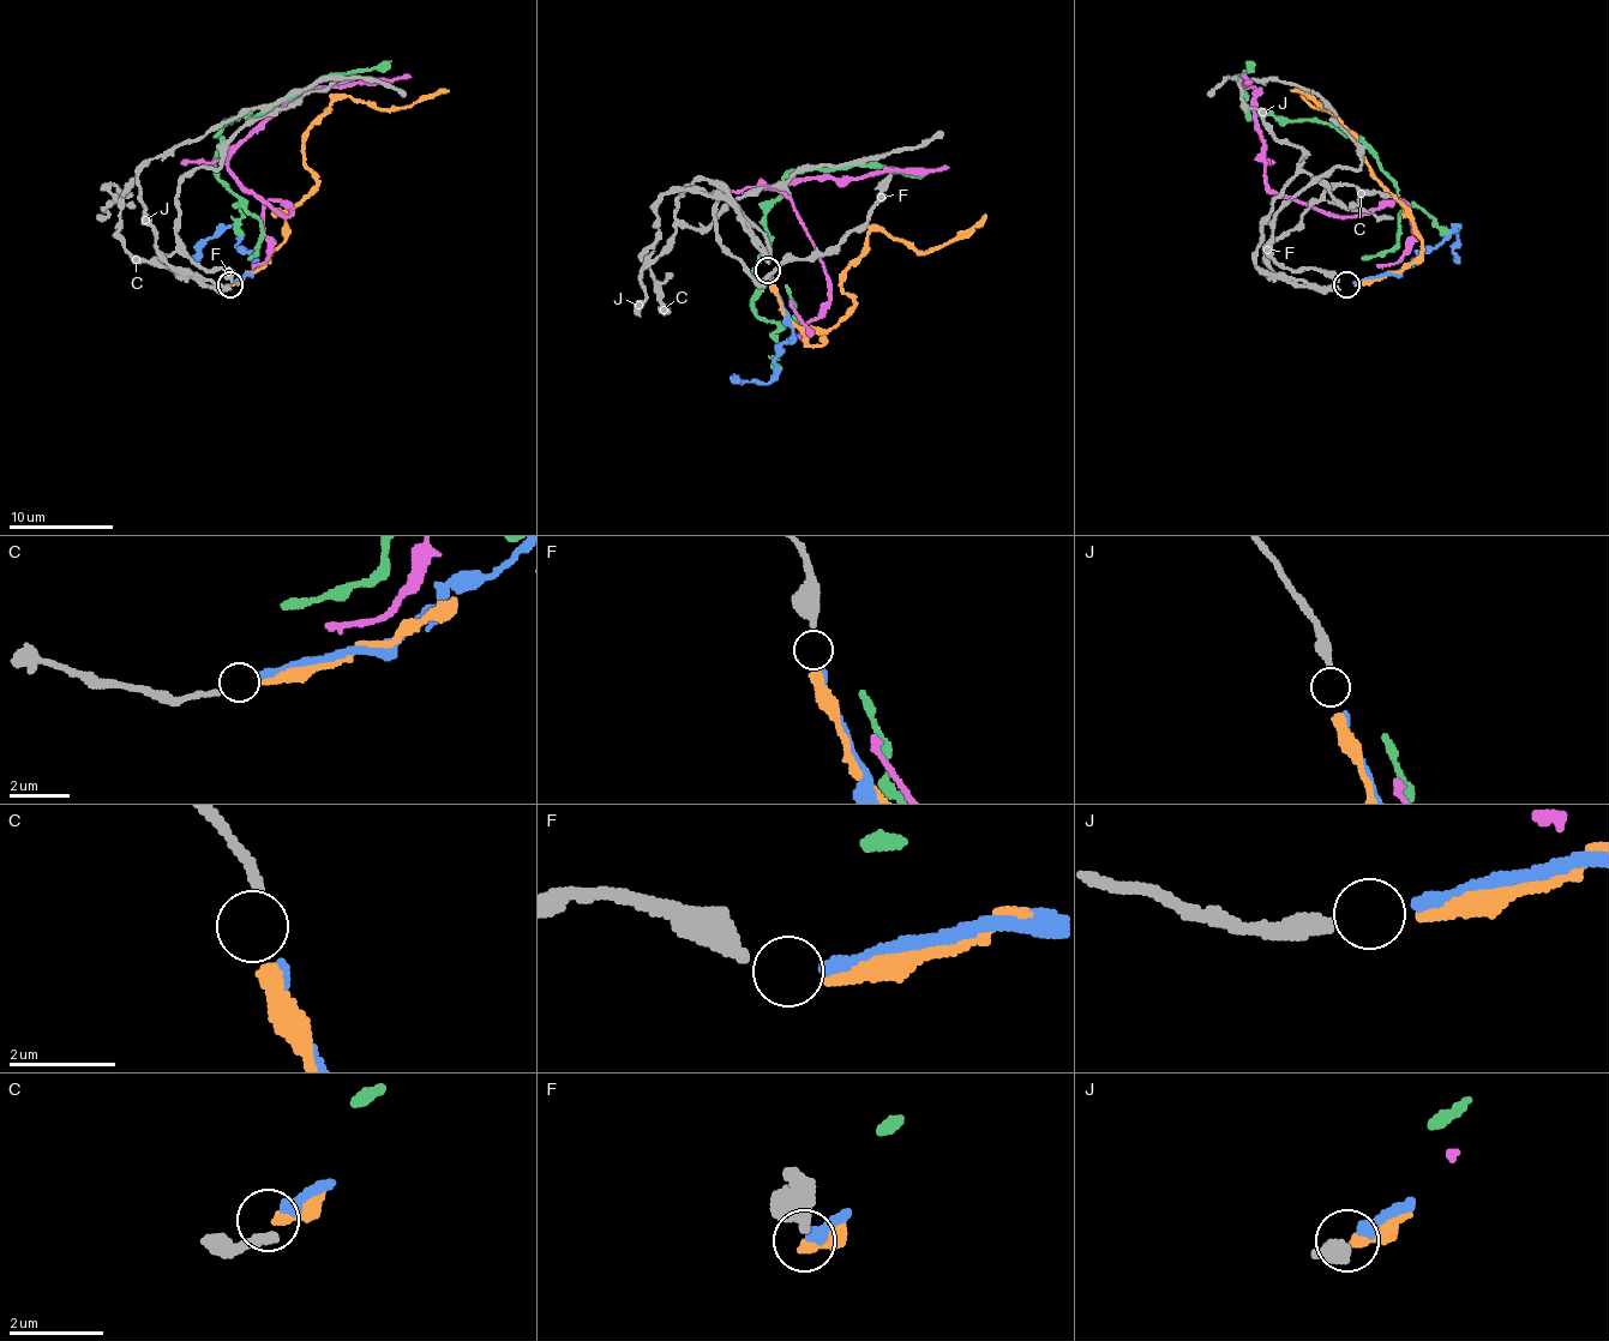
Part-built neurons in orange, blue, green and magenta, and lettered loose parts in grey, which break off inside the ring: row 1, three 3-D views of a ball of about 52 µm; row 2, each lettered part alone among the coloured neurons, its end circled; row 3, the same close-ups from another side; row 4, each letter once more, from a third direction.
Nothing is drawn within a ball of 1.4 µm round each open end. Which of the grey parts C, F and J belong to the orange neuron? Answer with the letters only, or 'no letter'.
C

